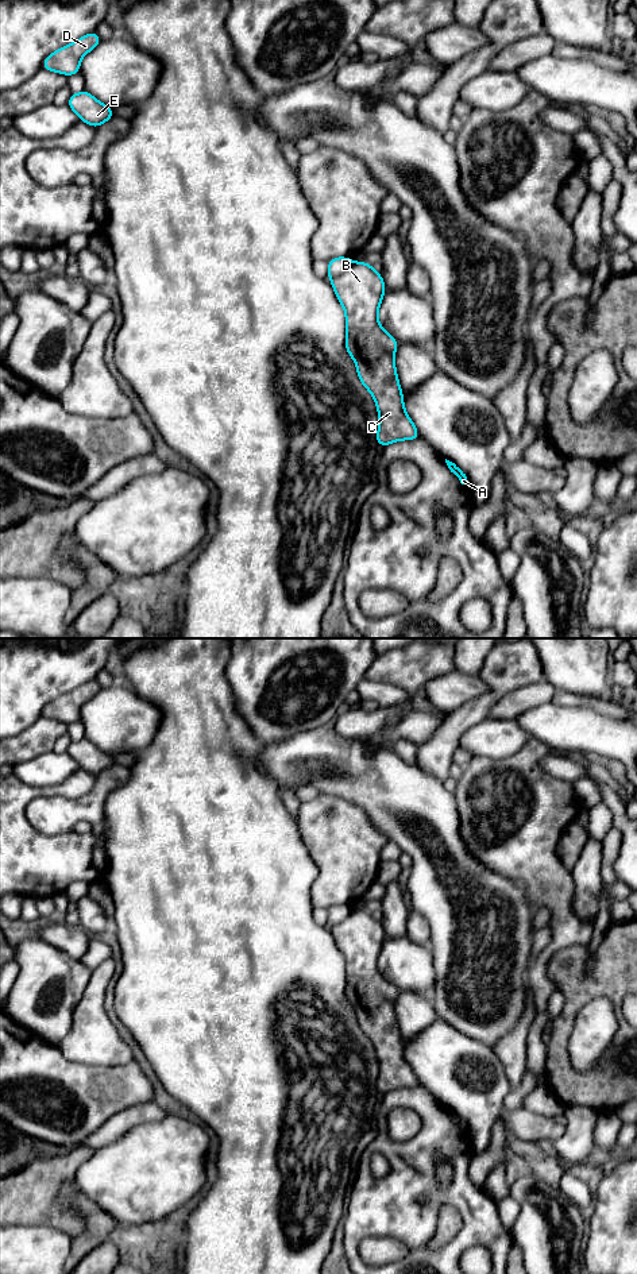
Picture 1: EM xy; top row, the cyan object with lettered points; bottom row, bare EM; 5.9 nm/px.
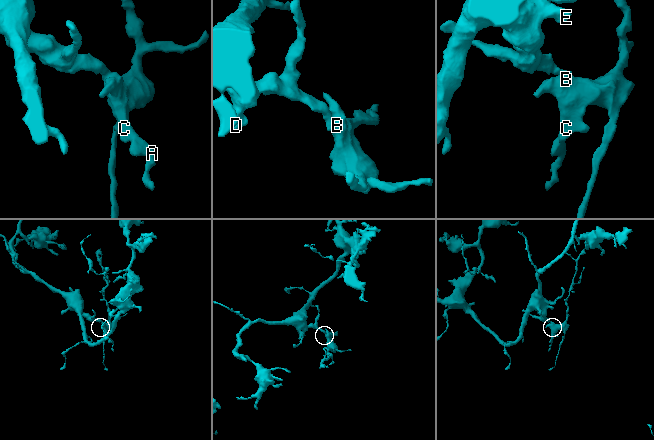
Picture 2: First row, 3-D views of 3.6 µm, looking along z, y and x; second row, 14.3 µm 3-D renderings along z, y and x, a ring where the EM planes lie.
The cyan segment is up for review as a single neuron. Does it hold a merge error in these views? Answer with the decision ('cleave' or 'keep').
cleave

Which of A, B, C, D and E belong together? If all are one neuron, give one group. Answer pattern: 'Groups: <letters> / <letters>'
Groups: A B C / D E

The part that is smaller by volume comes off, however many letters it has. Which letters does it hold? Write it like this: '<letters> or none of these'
A, B, C

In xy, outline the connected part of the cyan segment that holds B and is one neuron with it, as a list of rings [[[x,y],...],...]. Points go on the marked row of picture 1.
[[[352,262],[341,275],[329,281],[345,312],[347,352],[355,360],[358,378],[372,394],[379,413],[379,429],[375,435],[378,445],[386,447],[394,441],[420,439],[416,425],[405,412],[404,395],[397,377],[394,354],[398,341],[381,327],[378,320],[378,310],[386,292],[381,273],[375,271],[367,262]]]

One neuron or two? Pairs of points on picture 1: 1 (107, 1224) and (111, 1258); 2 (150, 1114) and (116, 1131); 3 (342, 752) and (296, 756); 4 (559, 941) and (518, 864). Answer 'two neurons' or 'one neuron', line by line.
1: two neurons
2: one neuron
3: one neuron
4: one neuron

